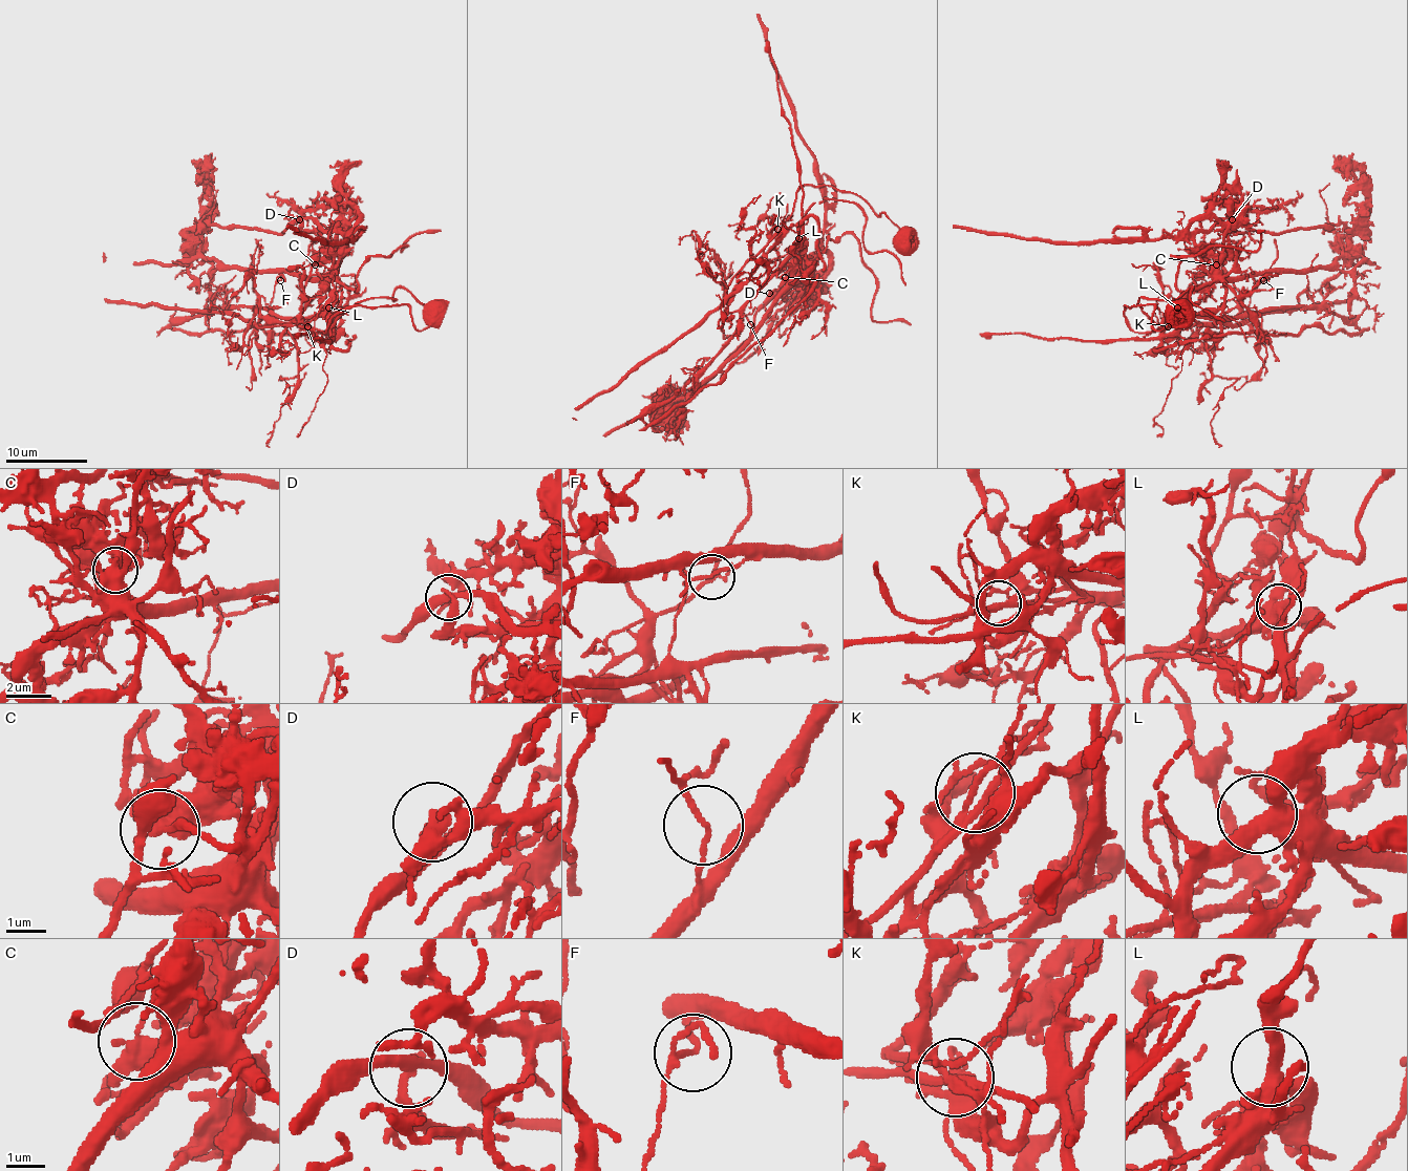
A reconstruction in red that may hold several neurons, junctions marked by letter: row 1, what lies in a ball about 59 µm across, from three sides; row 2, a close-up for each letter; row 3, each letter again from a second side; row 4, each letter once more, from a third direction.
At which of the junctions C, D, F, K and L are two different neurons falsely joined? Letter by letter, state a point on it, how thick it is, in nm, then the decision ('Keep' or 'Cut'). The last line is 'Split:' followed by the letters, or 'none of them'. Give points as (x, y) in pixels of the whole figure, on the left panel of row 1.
C: Place: (315, 264). Thickness 400 nm. Cut
D: Place: (299, 219). Thickness 200 nm. Keep
F: Place: (280, 280). Thickness 110 nm. Cut
K: Place: (307, 326). Thickness 200 nm. Cut
L: Place: (328, 307). Thickness 400 nm. Keep
Split: C, F, K

